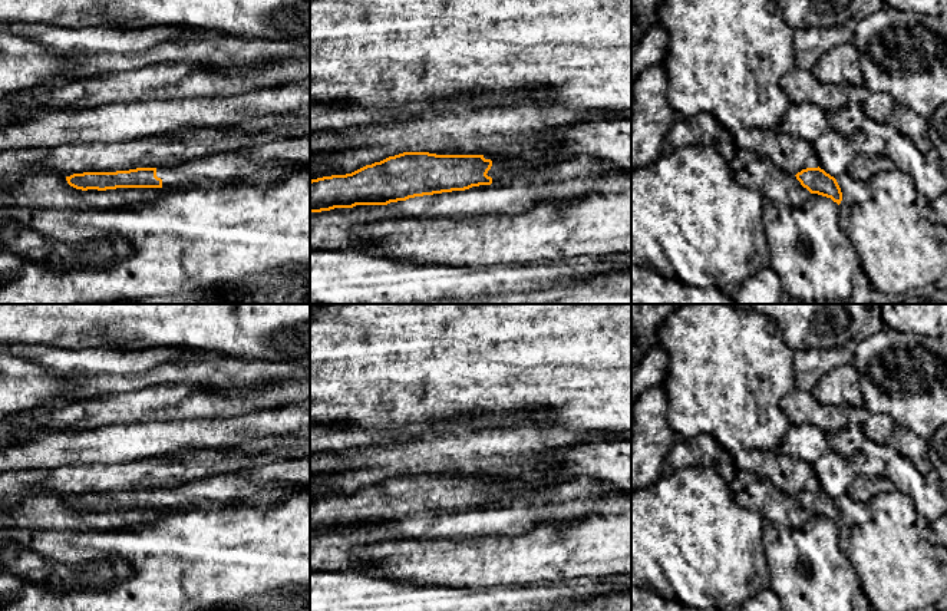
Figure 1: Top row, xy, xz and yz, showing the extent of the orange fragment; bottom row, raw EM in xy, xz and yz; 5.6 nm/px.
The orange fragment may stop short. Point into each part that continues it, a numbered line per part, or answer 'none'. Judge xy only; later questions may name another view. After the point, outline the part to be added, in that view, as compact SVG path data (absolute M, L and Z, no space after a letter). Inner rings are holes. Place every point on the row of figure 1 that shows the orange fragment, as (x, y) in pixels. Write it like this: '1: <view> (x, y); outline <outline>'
1: xy (269, 164); outline M310 136L283 138L261 146L220 151L156 168L162 188L191 185L273 185L296 171L310 169Z

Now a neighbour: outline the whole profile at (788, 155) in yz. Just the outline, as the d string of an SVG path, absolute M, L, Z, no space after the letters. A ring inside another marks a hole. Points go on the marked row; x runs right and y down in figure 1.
M781 128L756 132L752 155L766 159L778 176L795 176L802 169L819 166L812 143Z

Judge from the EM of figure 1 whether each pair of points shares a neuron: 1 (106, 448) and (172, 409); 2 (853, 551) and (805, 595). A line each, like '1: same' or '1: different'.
1: different
2: different

